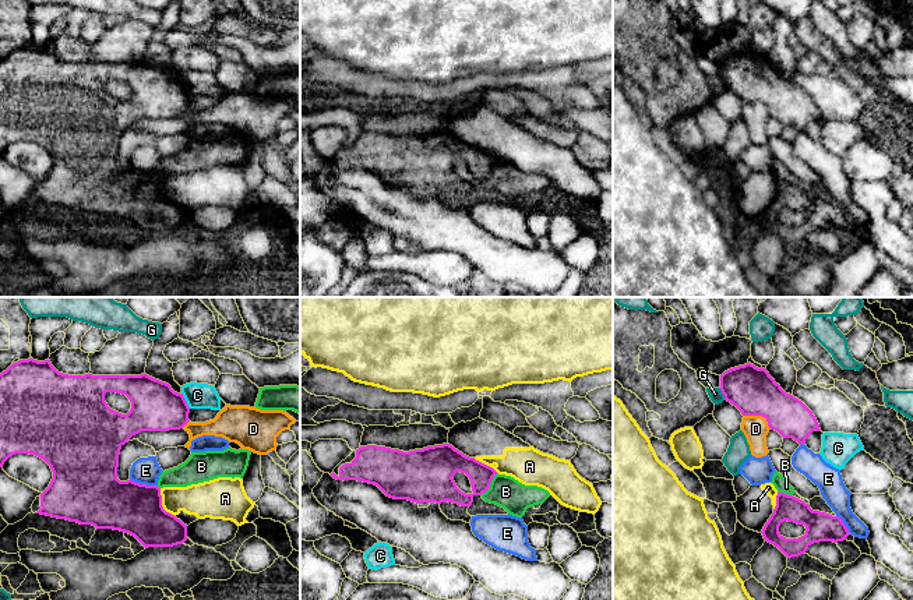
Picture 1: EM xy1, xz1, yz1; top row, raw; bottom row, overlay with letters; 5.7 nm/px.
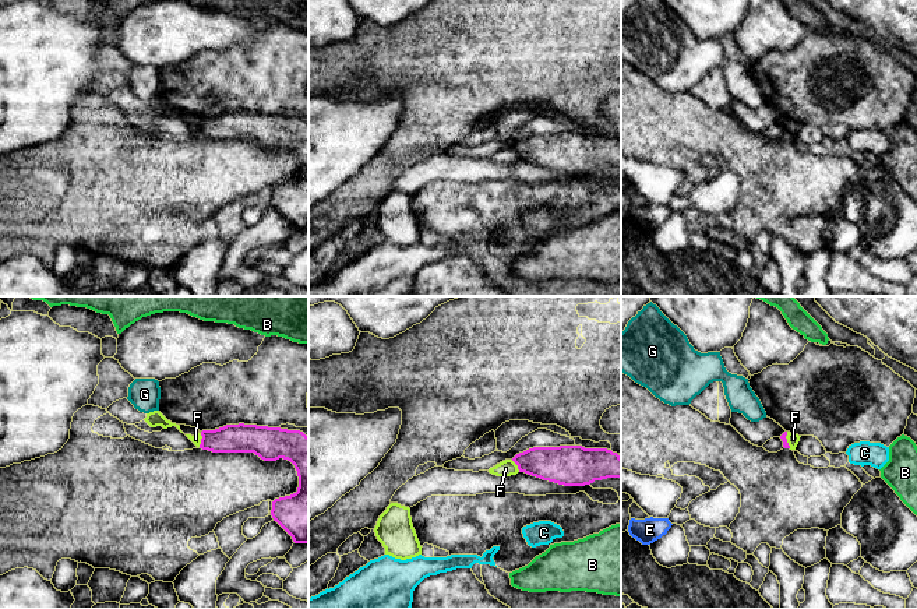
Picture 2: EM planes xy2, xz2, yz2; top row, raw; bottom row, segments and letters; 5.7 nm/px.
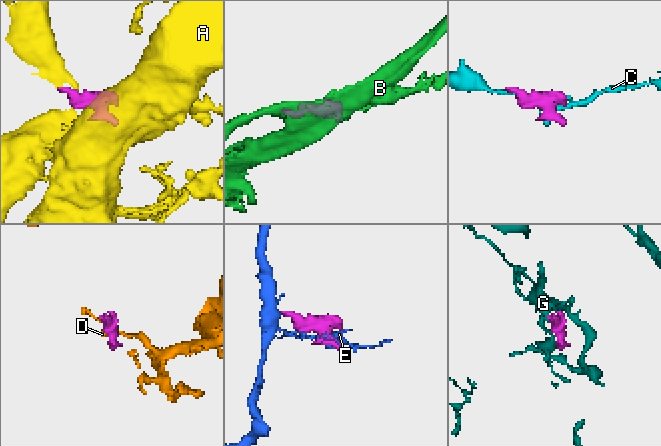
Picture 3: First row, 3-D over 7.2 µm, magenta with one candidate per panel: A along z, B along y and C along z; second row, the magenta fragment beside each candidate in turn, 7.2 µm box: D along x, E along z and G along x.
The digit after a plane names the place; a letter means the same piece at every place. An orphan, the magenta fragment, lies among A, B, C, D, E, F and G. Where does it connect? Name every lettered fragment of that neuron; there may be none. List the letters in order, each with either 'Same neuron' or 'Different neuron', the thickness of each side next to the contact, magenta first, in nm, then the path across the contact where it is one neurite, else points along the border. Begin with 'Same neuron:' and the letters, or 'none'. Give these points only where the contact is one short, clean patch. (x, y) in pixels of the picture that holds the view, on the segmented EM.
Same neuron: none
A: Different neuron. Thickness 300 nm (magenta) against 200 nm. Boundary: xy1 (159, 489), (162, 507), (175, 516)
B: Different neuron. Thickness 140 nm (magenta) against 180 nm. Boundary: xz1 (497, 473), (490, 486), (480, 494)
C: Different neuron. Thickness 280 nm (magenta) against 140 nm
D: Different neuron. Thickness 280 nm (magenta) against 150 nm. Boundary: yz1 (744, 415), (761, 415), (771, 429)
E: Different neuron. Thickness 300 nm (magenta) against 160 nm
F: Different neuron. Thickness 160 nm (magenta) against 50 nm. Boundary: xy2 (201, 433), (198, 446)
G: Different neuron. Thickness 280 nm (magenta) against 80 nm

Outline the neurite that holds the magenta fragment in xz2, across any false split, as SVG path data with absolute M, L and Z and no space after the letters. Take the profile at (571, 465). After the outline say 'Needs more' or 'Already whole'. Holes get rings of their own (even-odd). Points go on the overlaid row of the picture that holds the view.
M533 447L516 454L512 461L519 472L564 486L585 486L595 480L621 478L621 457L607 448Z. Already whole

